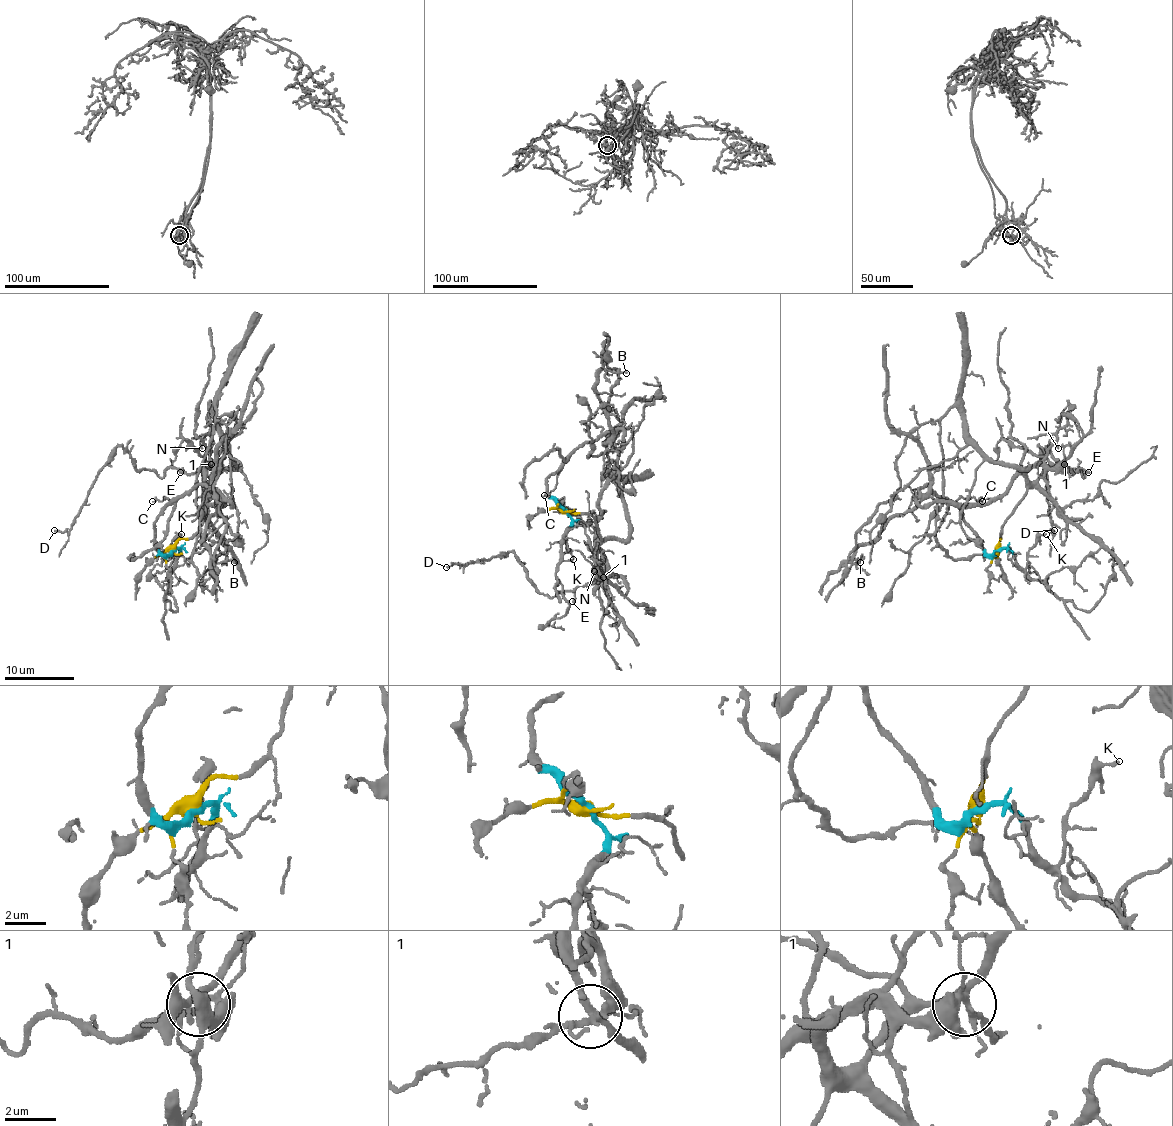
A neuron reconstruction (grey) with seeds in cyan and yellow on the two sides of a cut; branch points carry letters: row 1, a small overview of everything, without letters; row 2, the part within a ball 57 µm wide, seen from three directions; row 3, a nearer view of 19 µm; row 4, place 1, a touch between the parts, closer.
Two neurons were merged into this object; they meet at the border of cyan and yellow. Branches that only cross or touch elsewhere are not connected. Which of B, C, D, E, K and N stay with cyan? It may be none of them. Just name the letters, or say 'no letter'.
B, C, D, E, K, N

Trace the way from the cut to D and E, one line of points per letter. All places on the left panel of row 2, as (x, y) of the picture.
D: (173, 550), (168, 504), (230, 506), (215, 462), (159, 476), (117, 447), (54, 531)
E: (173, 550), (155, 538), (168, 504), (197, 485), (230, 506), (208, 503), (204, 469), (216, 464), (180, 473)

